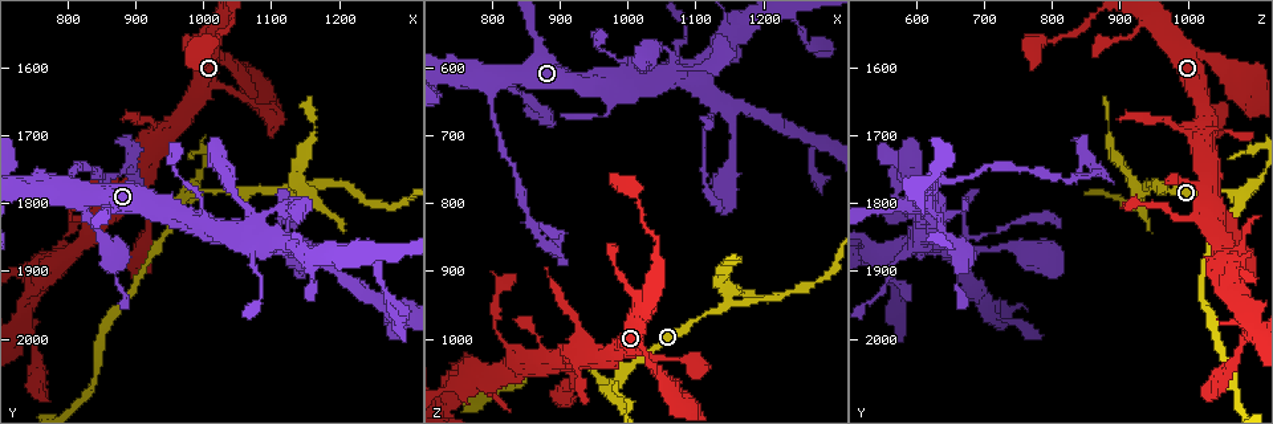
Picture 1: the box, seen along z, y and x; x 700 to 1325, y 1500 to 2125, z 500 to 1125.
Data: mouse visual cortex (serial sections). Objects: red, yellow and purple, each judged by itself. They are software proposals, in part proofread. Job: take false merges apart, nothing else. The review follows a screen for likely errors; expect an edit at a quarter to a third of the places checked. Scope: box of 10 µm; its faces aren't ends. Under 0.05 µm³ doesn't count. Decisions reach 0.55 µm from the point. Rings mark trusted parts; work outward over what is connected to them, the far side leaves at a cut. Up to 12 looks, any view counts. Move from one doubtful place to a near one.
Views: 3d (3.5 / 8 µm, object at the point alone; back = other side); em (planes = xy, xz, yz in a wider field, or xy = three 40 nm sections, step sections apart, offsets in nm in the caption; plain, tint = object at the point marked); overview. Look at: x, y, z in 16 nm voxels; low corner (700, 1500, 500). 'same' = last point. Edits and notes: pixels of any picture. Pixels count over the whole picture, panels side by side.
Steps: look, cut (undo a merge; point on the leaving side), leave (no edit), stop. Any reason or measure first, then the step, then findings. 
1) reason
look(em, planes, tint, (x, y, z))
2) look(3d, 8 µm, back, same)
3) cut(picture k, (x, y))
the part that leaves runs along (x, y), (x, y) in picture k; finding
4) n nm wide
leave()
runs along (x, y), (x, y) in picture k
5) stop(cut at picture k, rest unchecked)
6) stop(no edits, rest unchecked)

sharp bend
look(3d, 3.5 µm, (1085, 1835, 600))

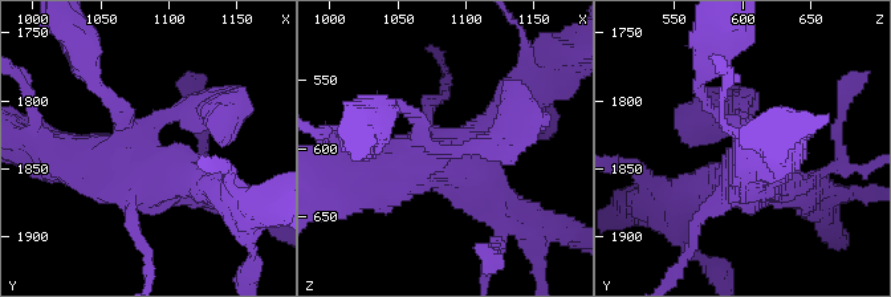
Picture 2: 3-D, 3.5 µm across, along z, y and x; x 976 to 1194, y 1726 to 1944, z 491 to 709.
leave()
runs along (68, 155), (161, 175), (218, 200) in picture 2; one cell here

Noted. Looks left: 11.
look(3d, 3.5 µm, back, (1150, 1775, 945))

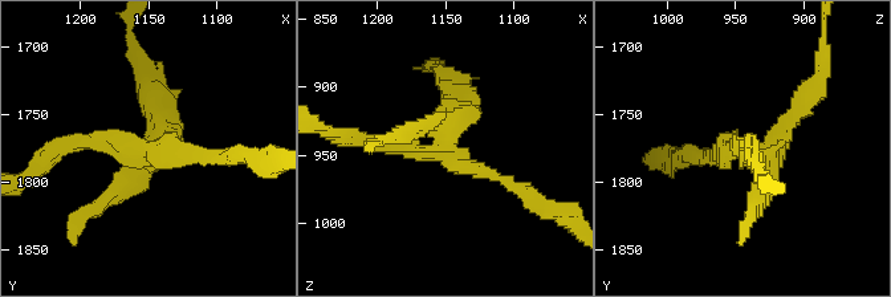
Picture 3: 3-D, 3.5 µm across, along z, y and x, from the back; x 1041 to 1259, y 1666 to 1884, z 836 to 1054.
need the tissue
look(em, xy, step 3, tint, (1152, 1778, 950))

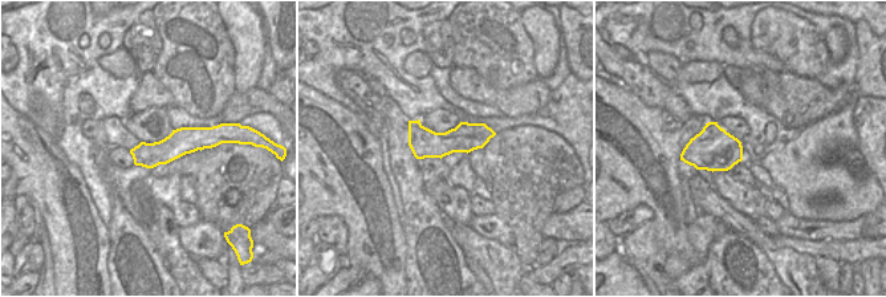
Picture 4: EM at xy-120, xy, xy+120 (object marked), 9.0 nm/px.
another direction
look(em, xy, step 5, tint, same)

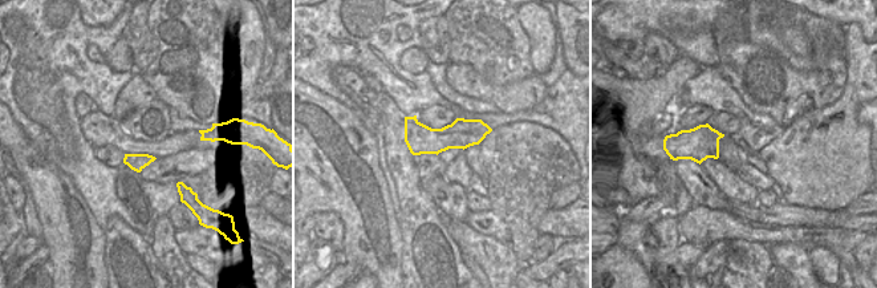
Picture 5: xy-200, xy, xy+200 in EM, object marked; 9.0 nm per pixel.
cut(picture 3, (158, 118))
the part that leaves runs along (447, 146), (463, 113), (443, 74) in picture 3; a second cell is stuck on

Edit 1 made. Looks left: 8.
redraw
look(overview)

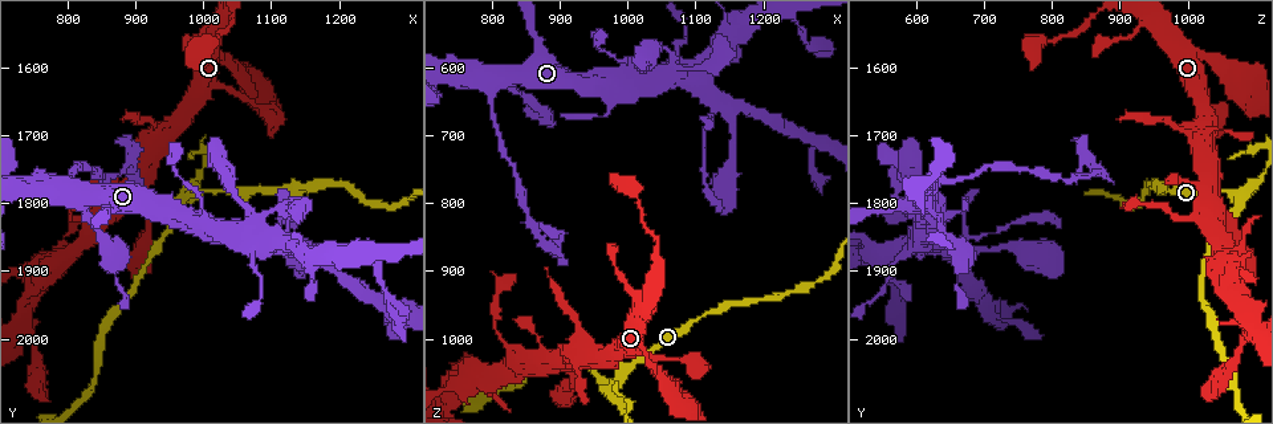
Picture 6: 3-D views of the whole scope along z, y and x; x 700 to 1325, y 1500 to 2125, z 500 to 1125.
three-way junction
look(em, xy, step 5, tint, (980, 1795, 1075))

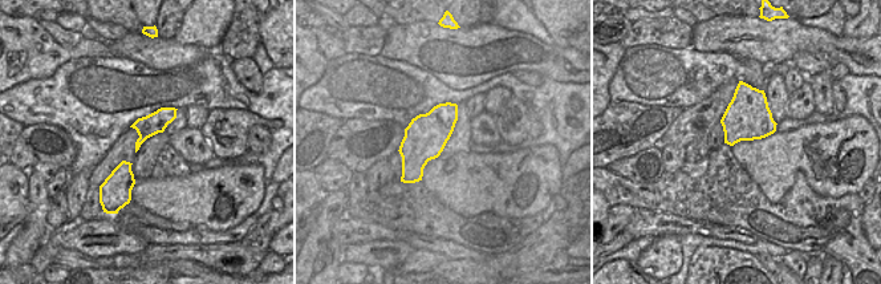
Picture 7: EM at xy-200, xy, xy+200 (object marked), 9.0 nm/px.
look(3d, 3.5 µm, same)

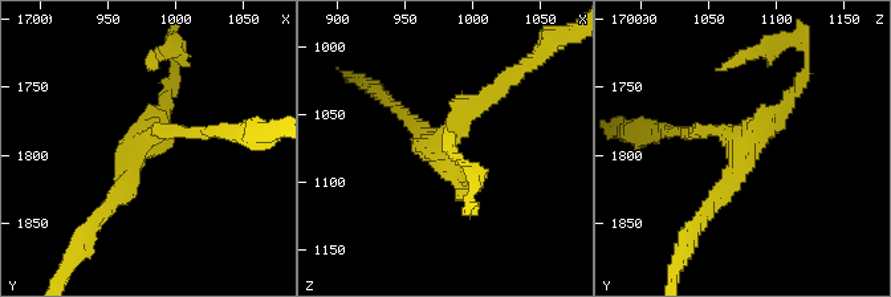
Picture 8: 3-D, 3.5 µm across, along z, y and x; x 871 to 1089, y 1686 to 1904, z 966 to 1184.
arms of 200, 200, 250 nm
leave()
runs along (206, 133), (149, 137), (108, 210) in picture 8; all the same cell

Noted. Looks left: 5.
sharp bend
look(em, planes, tint, (755, 2005, 1075))

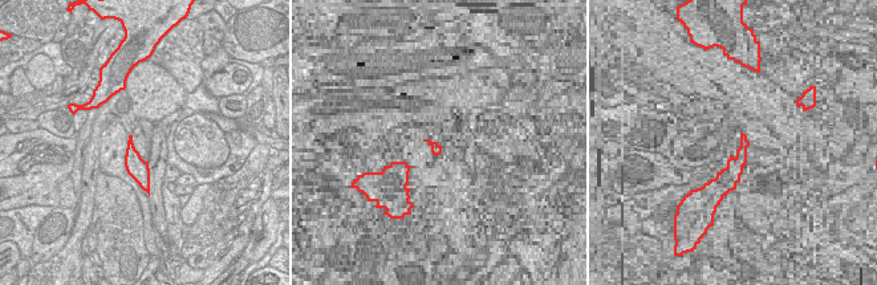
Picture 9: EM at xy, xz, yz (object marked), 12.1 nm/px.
wider look
look(3d, 3.5 µm, same)

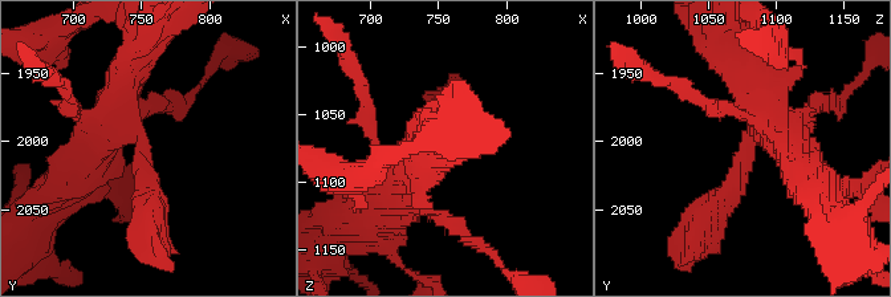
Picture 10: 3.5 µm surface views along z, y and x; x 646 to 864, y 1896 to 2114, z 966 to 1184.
leave()
runs along (753, 76), (764, 121), (703, 222) in picture 10; one cell here

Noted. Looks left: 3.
calibre changes
look(3d, 3.5 µm, (800, 1765, 665))

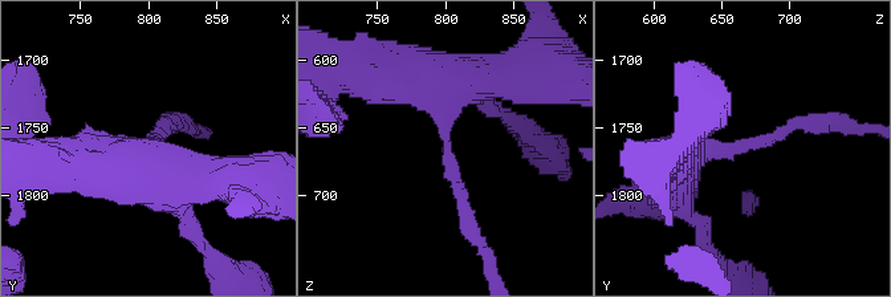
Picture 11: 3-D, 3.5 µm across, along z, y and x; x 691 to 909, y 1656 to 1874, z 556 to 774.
shape alone is not enough
look(em, xy, step 1, tint, (800, 1762, 662))

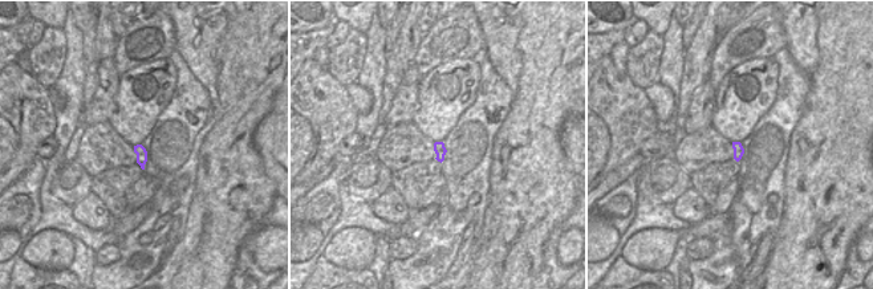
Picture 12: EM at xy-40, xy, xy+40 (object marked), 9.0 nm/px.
leave()
runs along (672, 182), (690, 157), (816, 125) in picture 11; all the same cell

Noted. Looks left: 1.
stop(cut at picture 3, rest unchecked)

